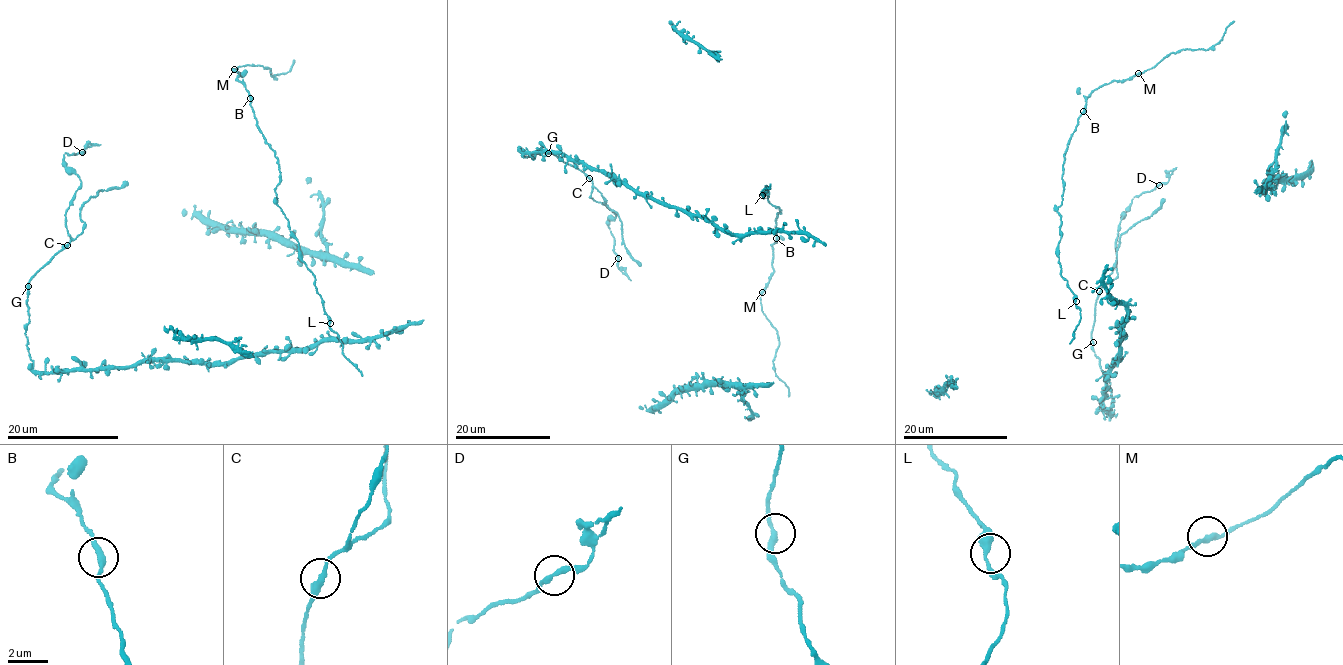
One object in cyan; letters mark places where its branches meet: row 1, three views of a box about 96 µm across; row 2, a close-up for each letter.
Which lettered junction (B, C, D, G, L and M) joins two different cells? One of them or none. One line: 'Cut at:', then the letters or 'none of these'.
Cut at: none of these

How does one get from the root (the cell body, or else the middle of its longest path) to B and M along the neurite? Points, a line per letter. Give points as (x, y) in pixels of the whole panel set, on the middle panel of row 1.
B: (762, 194), (768, 187), (768, 201), (781, 210), (775, 222), (776, 238)
M: (762, 194), (768, 187), (768, 201), (781, 210), (775, 222), (777, 241), (772, 245), (773, 274), (762, 292)

